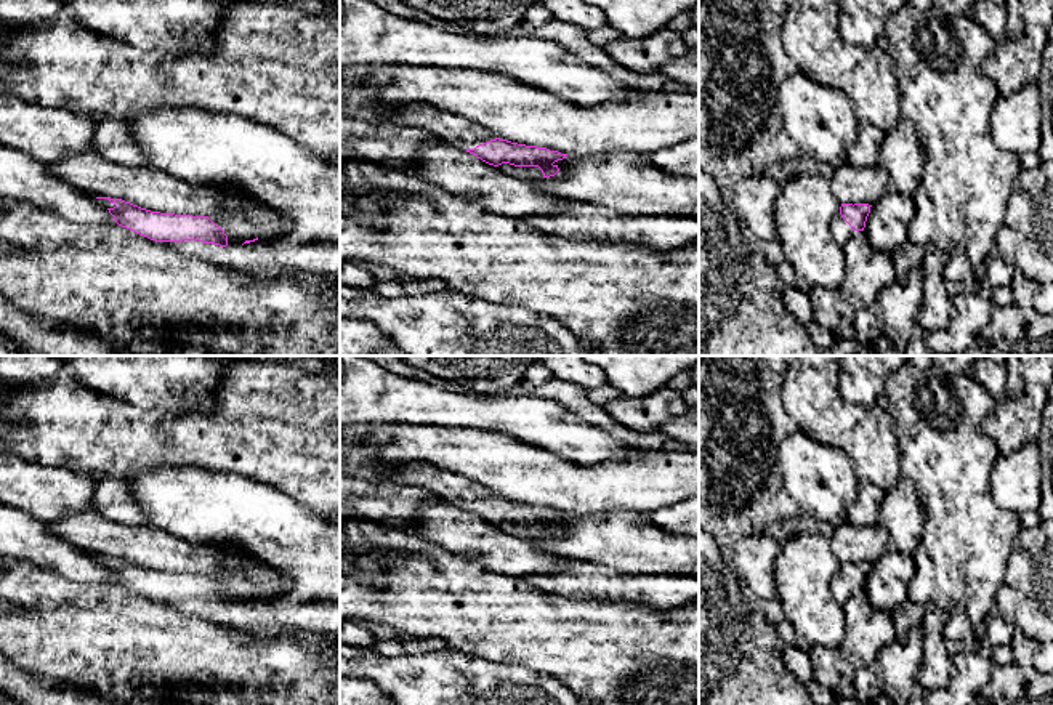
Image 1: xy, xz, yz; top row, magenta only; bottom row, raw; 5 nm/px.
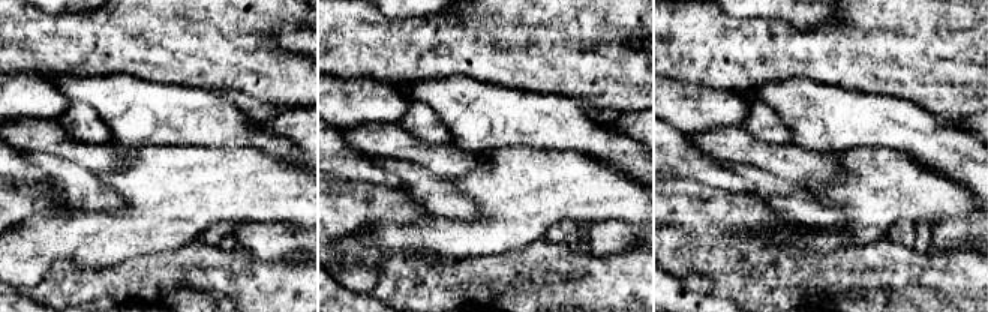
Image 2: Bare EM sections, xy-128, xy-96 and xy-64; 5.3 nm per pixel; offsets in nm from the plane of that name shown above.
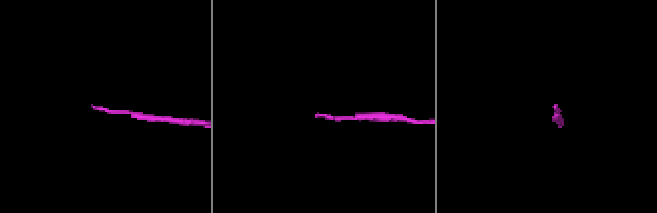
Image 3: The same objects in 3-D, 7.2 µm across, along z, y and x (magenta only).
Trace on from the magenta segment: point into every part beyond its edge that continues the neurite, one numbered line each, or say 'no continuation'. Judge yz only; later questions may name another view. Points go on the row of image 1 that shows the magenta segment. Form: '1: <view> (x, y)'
1: yz (842, 231)

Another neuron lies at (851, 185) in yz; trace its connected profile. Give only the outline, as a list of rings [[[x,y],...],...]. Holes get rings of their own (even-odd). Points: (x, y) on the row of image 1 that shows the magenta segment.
[[[880,165],[873,167],[837,167],[830,187],[840,203],[873,205],[888,192],[888,173]]]

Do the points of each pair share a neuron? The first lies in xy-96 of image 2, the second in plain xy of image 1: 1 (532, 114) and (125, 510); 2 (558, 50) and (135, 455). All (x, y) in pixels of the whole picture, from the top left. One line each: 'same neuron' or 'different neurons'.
1: different neurons
2: same neuron

